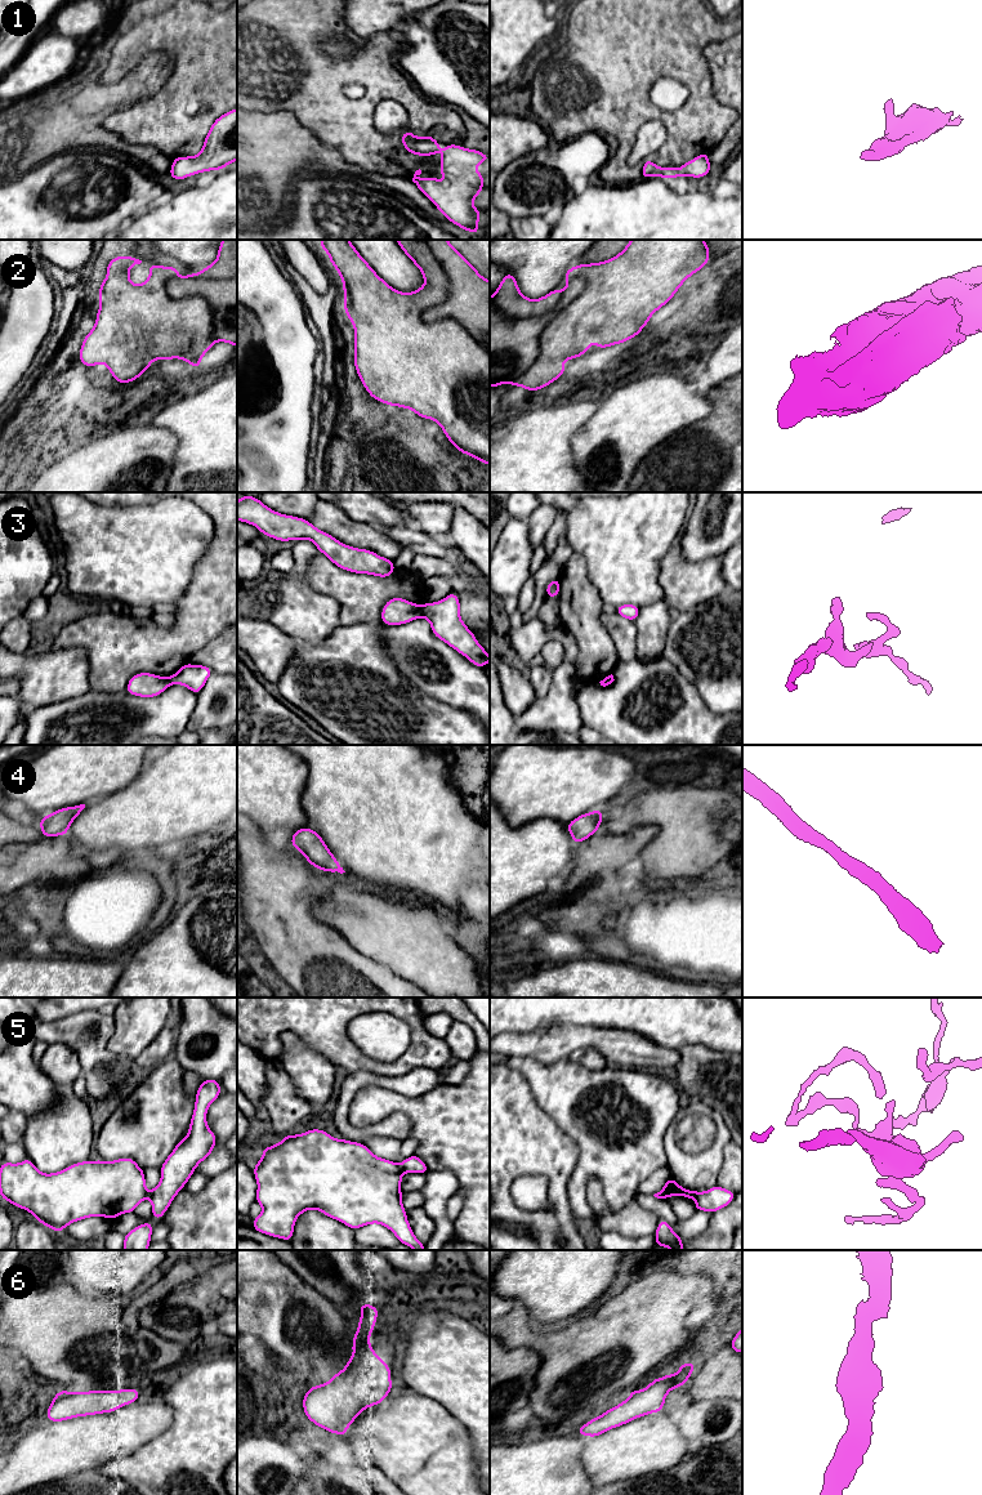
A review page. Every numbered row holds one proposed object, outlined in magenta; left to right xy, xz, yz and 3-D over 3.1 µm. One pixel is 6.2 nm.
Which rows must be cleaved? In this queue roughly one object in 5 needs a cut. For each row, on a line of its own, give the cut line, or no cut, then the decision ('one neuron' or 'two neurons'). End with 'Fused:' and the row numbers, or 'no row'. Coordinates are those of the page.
1: no cut; one neuron
2: cut in xz along (425, 240), (449, 294), (424, 318), (455, 320), (489, 353); two neurons
3: cut in xz along (420, 606), (423, 616); two neurons
4: no cut; one neuron
5: cut in xz along (398, 1165), (404, 1172); two neurons
6: no cut; one neuron
Fused: 2, 3, 5

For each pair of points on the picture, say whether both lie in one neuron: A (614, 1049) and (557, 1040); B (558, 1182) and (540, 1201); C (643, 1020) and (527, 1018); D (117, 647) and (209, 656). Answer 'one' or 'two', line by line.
A: one
B: two
C: one
D: two

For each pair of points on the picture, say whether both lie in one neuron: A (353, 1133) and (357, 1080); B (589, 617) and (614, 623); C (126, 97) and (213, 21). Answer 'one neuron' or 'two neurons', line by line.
A: one neuron
B: two neurons
C: two neurons

